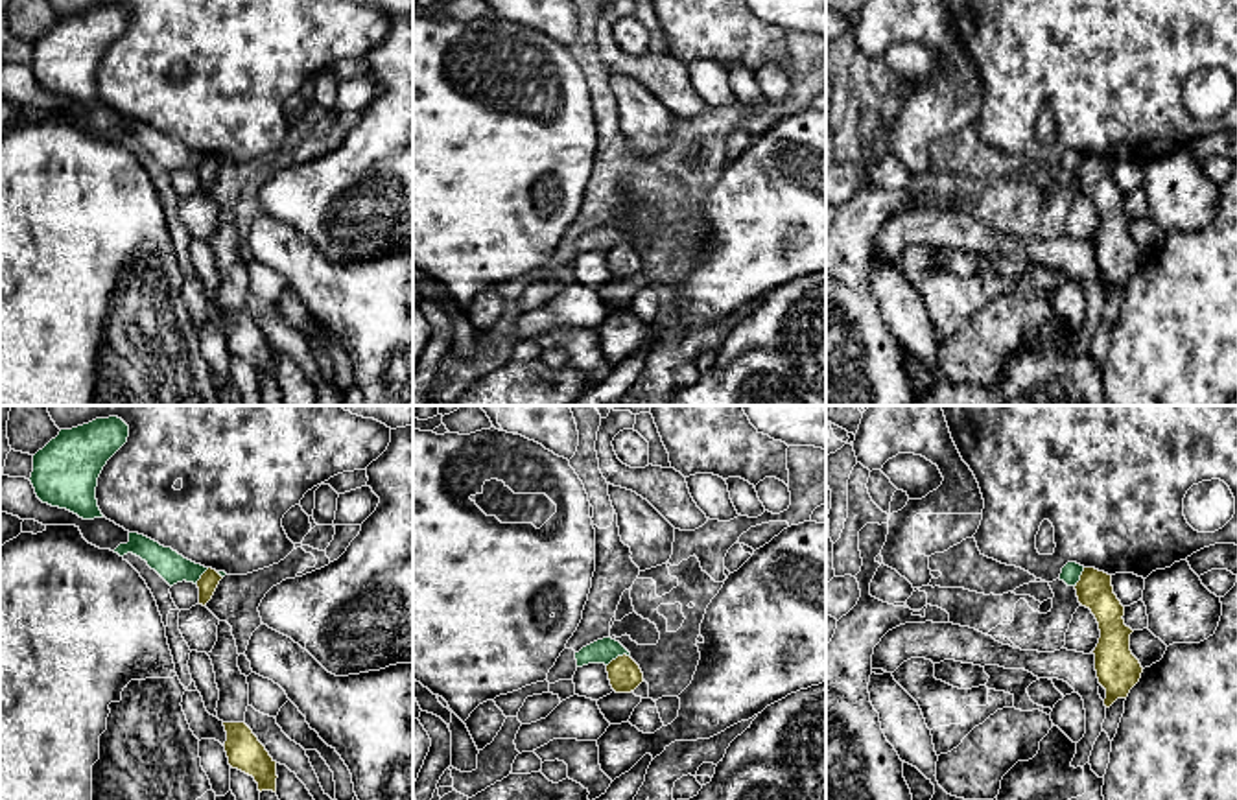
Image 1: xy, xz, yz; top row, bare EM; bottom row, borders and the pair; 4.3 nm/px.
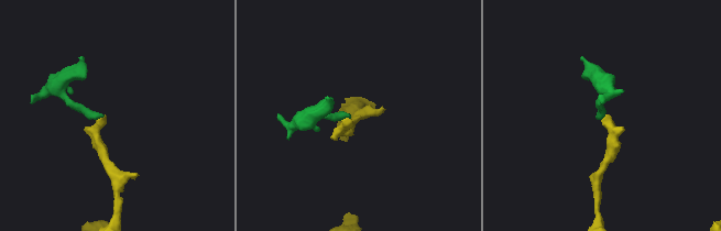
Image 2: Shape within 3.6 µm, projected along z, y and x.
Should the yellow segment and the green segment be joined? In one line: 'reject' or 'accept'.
reject

